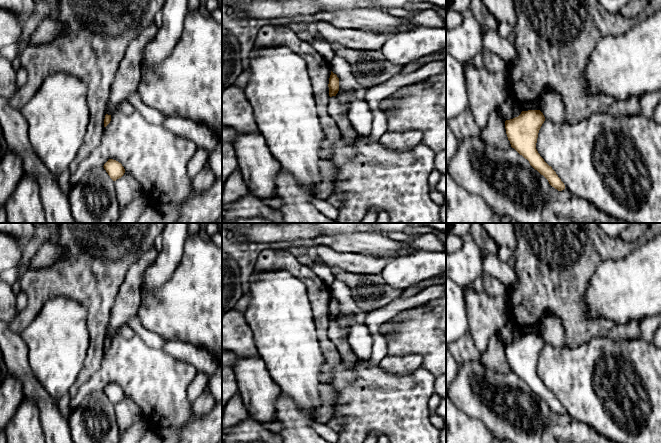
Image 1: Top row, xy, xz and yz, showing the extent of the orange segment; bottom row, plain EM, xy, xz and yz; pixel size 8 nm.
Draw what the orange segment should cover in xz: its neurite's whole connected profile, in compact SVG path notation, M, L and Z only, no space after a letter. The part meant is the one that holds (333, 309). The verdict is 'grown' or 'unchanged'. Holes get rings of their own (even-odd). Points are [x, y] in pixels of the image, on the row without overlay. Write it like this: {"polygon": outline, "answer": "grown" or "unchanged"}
{"polygon": "M331 295L330 302L329 302L328 311L329 311L329 320L330 321L336 320L336 318L339 315L339 302L332 295Z", "answer": "unchanged"}

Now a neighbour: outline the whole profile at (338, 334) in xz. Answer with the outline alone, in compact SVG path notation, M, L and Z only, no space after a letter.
M332 320L329 322L327 335L336 346L343 364L347 367L353 366L357 361L357 356L353 352L349 344L349 333L347 332L347 330L343 326L341 326L336 320Z

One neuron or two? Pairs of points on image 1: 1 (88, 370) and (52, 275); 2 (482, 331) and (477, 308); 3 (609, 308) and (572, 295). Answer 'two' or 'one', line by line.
1: one
2: one
3: two

